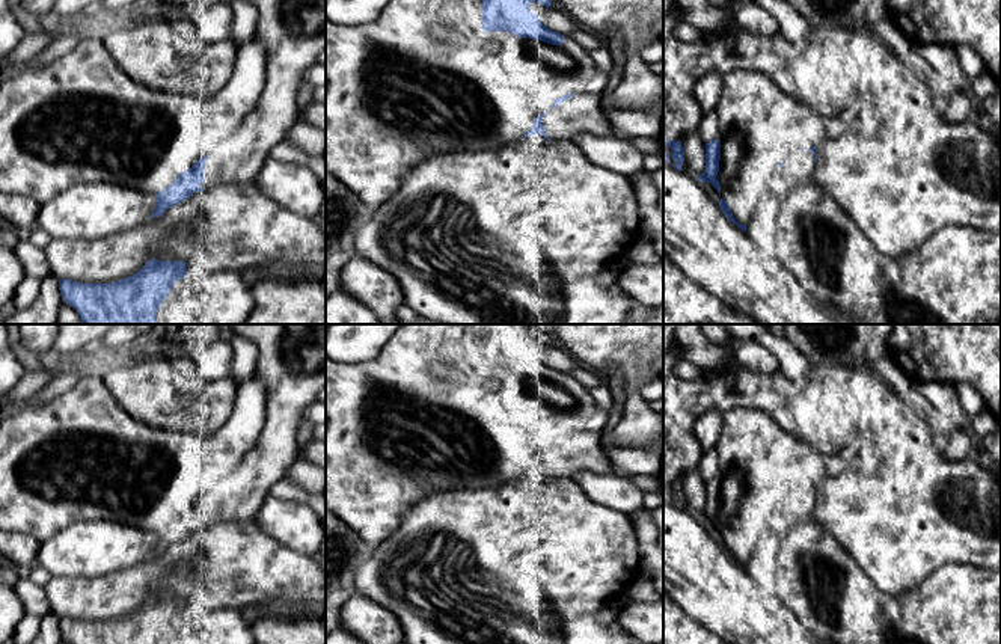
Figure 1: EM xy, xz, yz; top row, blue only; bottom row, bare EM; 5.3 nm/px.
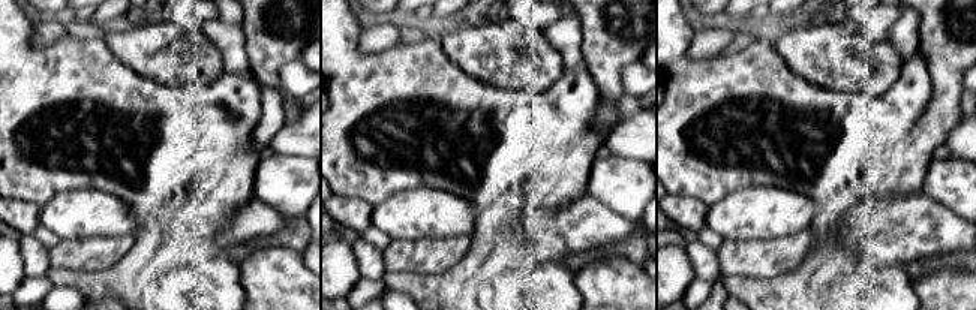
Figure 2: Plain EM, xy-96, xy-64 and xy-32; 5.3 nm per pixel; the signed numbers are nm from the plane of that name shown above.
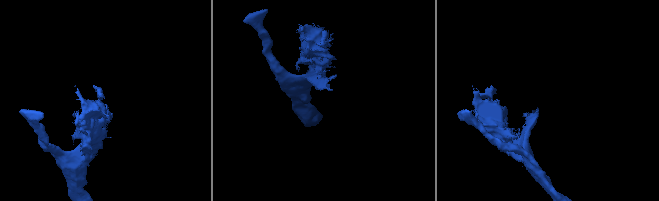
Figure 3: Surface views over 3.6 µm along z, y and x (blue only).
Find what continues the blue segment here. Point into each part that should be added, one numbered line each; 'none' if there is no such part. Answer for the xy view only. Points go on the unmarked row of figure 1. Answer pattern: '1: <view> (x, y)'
1: xy (291, 358)

